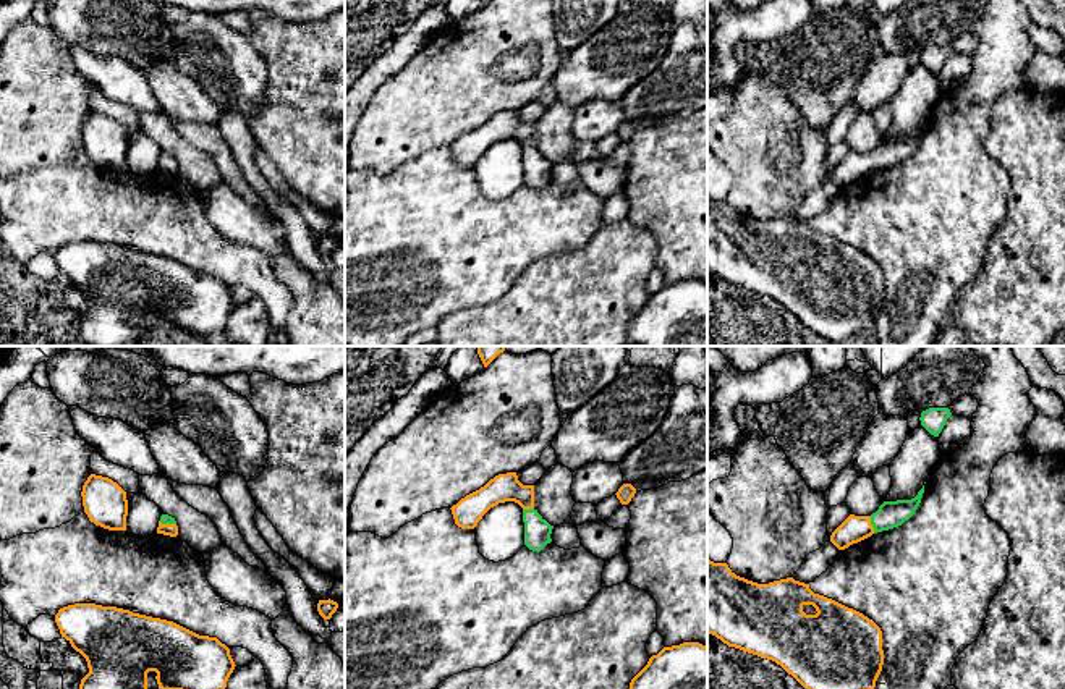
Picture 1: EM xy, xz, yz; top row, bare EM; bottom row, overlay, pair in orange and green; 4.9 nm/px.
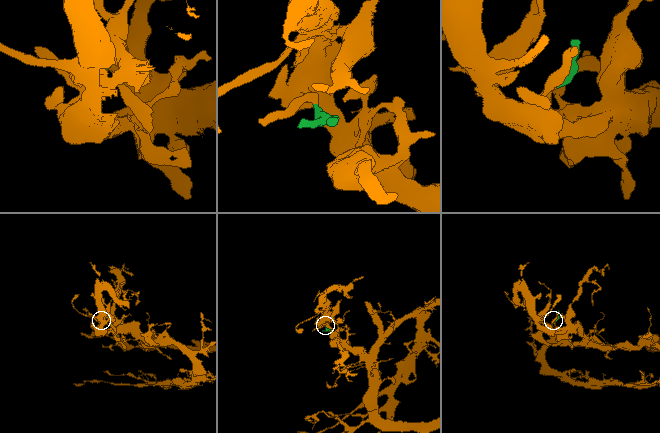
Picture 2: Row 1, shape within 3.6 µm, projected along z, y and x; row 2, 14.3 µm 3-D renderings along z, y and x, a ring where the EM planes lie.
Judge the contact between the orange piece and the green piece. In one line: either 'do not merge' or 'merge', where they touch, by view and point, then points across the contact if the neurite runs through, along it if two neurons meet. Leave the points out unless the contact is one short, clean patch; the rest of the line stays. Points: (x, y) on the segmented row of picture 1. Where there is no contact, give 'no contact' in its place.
merge | yz (871, 524) | across yz (853, 529), (871, 524), (891, 515)

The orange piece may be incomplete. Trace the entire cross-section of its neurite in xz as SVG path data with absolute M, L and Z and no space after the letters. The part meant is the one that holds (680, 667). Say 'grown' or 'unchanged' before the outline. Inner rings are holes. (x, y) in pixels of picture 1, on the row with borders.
unchanged | M699 642L664 647L631 679L630 689L707 689L707 647Z

